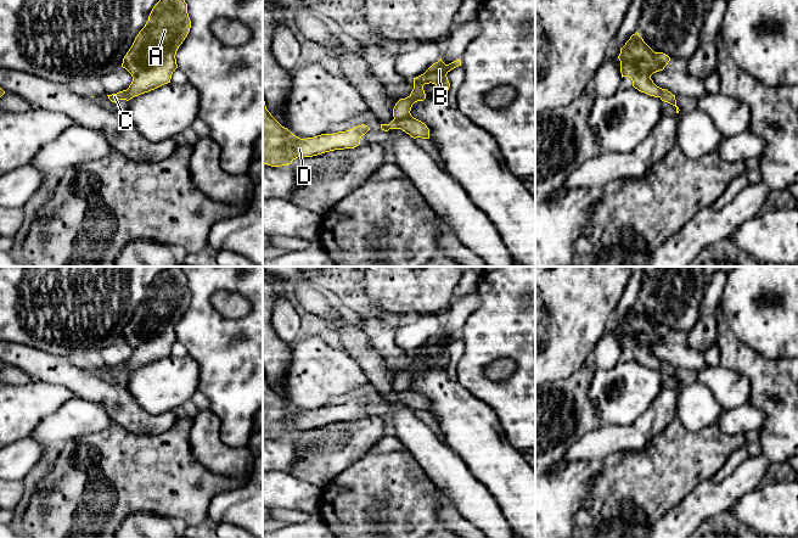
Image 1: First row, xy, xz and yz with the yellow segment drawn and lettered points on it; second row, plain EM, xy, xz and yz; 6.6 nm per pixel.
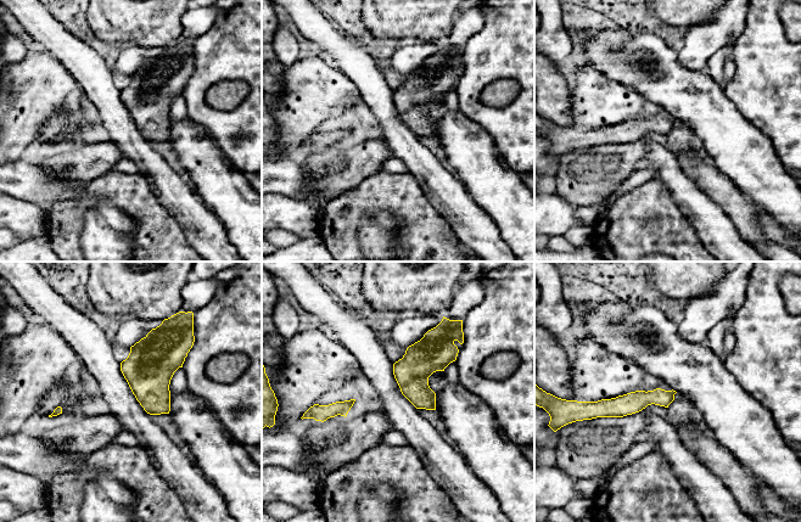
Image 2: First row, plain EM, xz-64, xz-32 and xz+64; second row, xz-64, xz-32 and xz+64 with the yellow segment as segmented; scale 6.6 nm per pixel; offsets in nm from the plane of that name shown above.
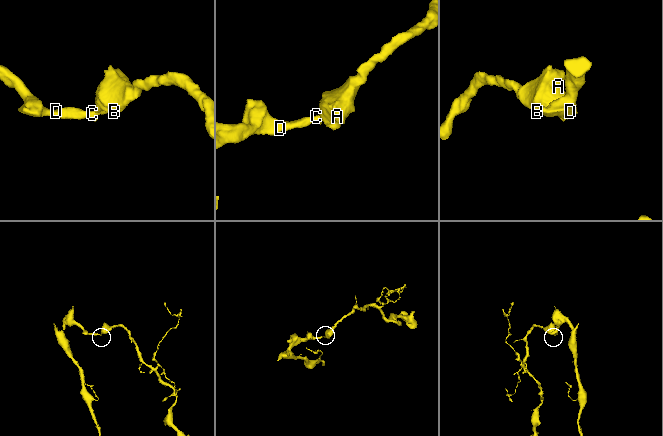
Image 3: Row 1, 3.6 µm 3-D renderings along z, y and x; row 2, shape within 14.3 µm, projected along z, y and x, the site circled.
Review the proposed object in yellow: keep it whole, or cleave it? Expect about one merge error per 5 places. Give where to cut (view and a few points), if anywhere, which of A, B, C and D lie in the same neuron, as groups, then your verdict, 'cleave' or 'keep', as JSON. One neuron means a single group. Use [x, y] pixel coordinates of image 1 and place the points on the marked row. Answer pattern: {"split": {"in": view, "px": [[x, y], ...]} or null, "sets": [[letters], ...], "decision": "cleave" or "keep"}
{"split": null, "sets": [["A", "B", "C", "D"]], "decision": "keep"}

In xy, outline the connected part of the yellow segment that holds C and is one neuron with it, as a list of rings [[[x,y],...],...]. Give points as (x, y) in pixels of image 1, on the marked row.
[[[159,0],[152,9],[148,21],[139,32],[131,47],[123,58],[122,67],[133,77],[133,82],[127,90],[107,95],[112,102],[127,100],[154,90],[170,83],[173,72],[178,68],[176,51],[187,37],[191,21],[187,13],[185,0]]]

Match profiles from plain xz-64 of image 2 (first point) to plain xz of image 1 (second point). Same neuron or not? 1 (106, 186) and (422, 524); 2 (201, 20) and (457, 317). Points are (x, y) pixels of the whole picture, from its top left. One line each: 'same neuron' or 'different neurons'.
1: same neuron
2: same neuron

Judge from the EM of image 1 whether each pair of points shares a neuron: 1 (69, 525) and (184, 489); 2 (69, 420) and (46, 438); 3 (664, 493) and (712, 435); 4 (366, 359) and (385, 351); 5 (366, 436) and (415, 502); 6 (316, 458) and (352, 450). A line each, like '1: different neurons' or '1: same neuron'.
1: same neuron
2: same neuron
3: same neuron
4: different neurons
5: different neurons
6: same neuron

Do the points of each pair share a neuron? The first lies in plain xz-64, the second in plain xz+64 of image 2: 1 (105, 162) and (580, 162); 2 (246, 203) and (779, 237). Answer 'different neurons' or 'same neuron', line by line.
1: same neuron
2: different neurons

